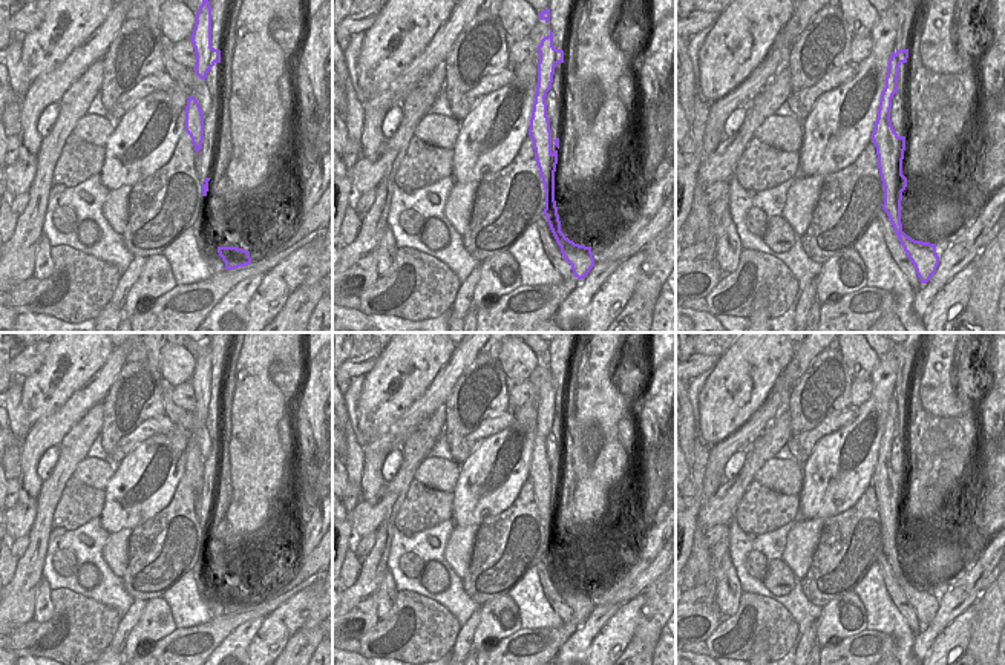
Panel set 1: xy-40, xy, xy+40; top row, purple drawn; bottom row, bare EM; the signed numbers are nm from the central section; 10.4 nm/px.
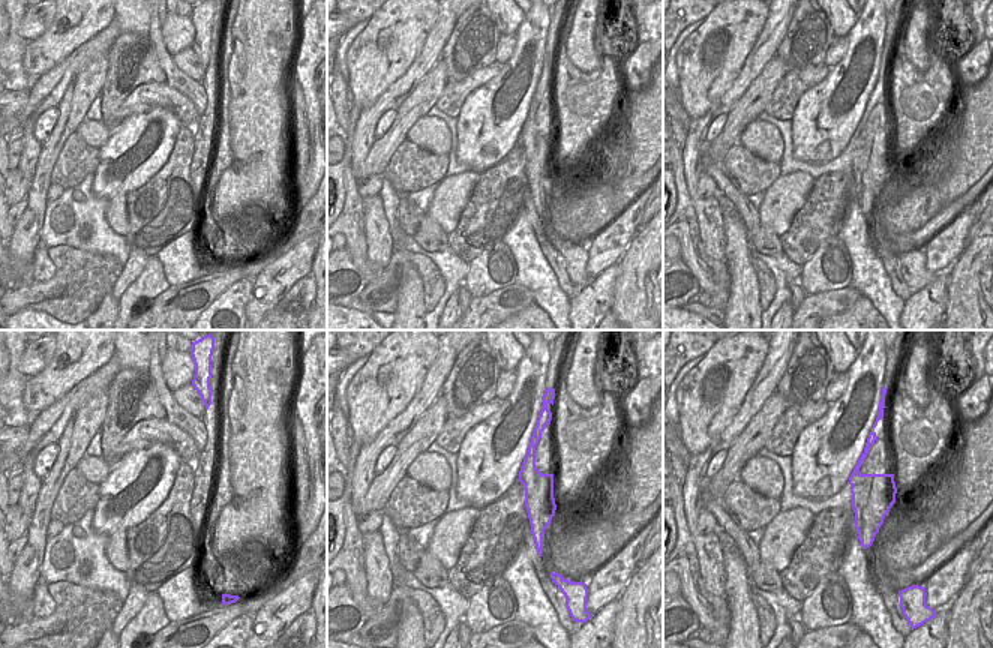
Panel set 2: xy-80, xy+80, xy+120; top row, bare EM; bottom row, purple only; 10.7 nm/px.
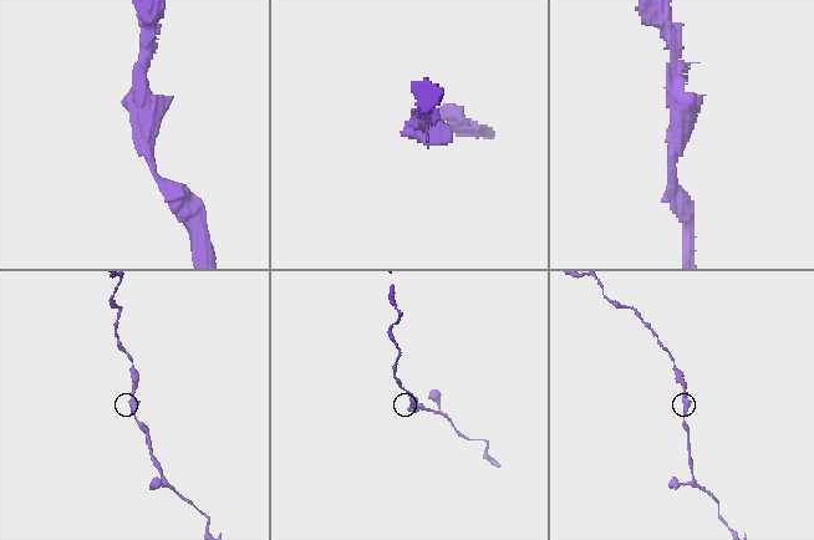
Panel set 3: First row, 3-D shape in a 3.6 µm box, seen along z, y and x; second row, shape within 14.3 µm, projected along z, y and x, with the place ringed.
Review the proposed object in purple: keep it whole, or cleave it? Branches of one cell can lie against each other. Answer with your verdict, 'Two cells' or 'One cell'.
One cell.

